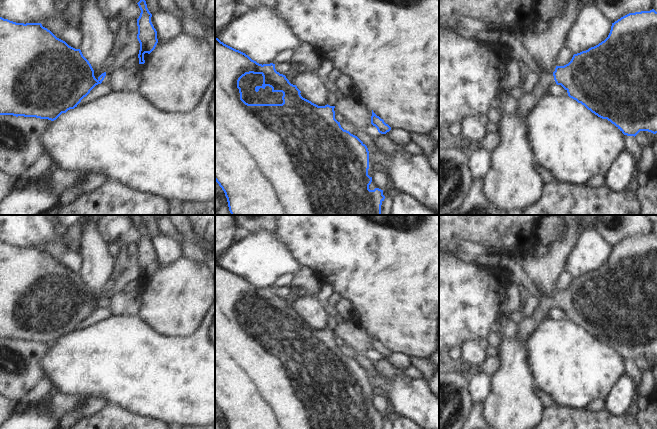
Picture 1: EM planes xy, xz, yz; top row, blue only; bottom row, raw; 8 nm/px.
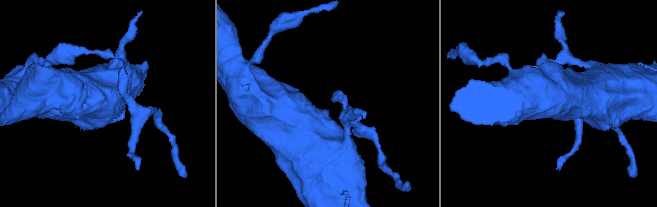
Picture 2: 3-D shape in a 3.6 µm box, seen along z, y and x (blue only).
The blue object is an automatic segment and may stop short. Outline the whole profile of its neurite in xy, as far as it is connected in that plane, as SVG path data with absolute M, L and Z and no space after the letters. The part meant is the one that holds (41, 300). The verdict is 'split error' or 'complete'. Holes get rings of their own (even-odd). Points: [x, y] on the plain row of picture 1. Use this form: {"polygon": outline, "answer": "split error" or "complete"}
{"polygon": "M0 241L0 339L13 339L24 341L36 341L40 343L56 344L62 337L74 333L98 308L110 309L111 297L102 297L97 303L89 285L83 280L80 273L69 270L65 265L57 262L50 254L41 247L16 247Z", "answer": "split error"}

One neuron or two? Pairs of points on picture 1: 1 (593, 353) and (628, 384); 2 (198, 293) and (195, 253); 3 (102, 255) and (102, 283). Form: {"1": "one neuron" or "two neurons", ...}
{"1": "two neurons", "2": "two neurons", "3": "one neuron"}

